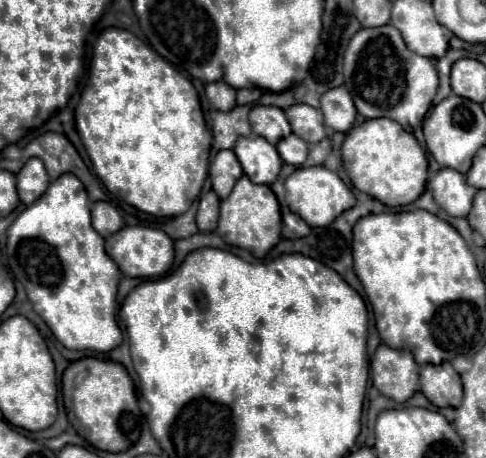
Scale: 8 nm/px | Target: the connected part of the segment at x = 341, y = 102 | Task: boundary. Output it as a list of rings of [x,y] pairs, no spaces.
[[[345,87],[329,89],[321,97],[321,111],[325,115],[325,125],[341,133],[347,133],[357,117],[357,109]]]

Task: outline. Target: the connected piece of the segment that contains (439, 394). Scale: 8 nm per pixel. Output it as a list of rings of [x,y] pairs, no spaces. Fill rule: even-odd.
[[[449,363],[441,367],[423,365],[421,367],[421,393],[435,407],[459,407],[463,397],[463,387],[459,375],[449,369]]]

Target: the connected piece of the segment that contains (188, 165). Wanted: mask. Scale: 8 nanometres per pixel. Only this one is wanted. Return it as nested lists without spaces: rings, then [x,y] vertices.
[[[105,29],[93,49],[93,61],[81,101],[75,107],[75,127],[97,177],[117,199],[155,217],[173,217],[189,209],[208,175],[212,135],[205,124],[199,95],[191,81],[173,69],[137,35],[125,29]]]

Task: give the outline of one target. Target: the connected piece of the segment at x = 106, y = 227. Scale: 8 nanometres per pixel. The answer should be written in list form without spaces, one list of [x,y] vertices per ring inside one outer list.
[[[107,201],[93,203],[93,207],[91,207],[91,221],[93,221],[93,227],[97,229],[97,233],[101,233],[101,237],[109,237],[111,233],[115,233],[117,229],[123,227],[121,215]]]

